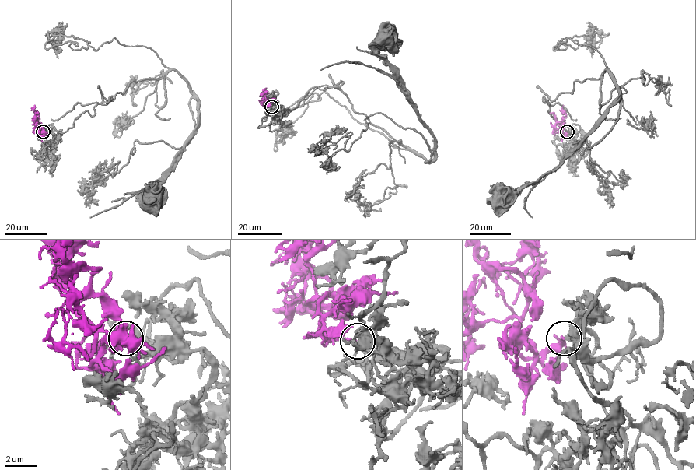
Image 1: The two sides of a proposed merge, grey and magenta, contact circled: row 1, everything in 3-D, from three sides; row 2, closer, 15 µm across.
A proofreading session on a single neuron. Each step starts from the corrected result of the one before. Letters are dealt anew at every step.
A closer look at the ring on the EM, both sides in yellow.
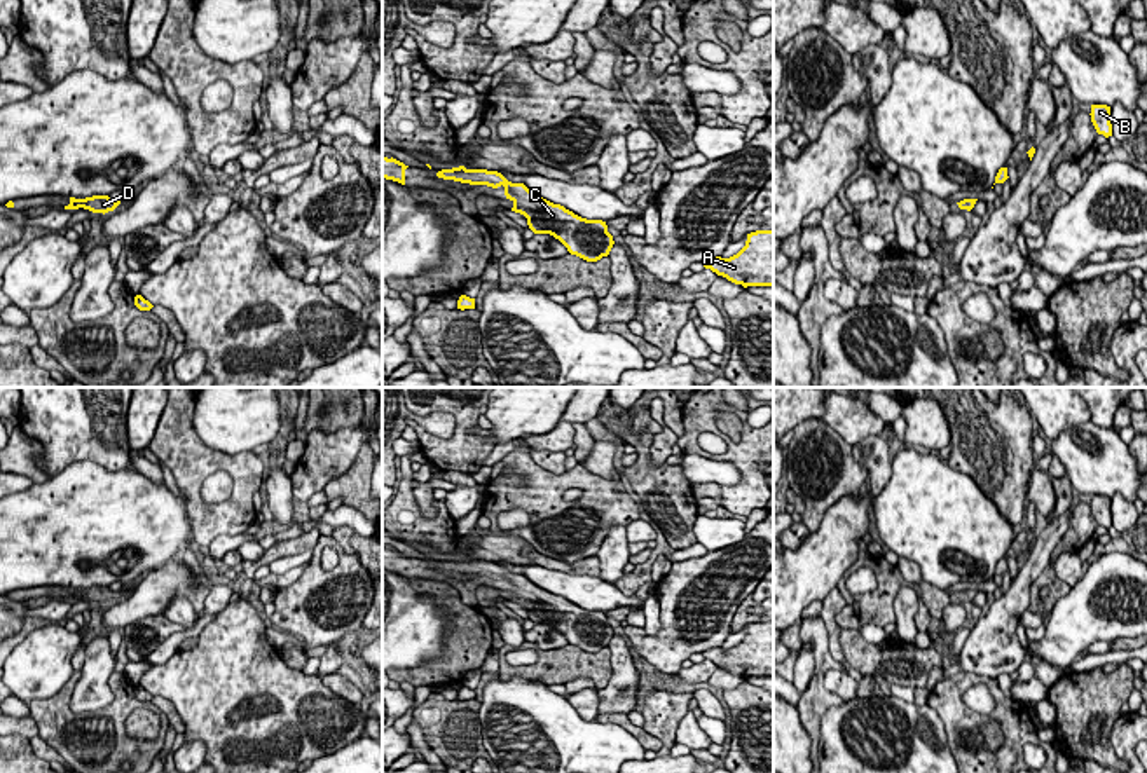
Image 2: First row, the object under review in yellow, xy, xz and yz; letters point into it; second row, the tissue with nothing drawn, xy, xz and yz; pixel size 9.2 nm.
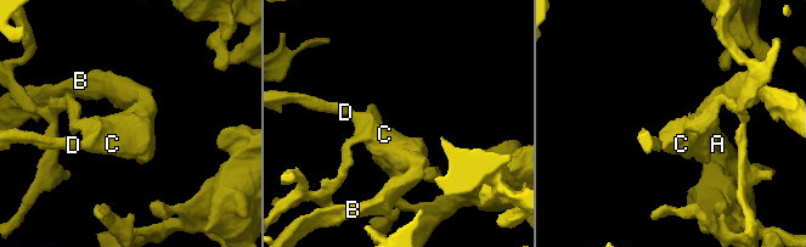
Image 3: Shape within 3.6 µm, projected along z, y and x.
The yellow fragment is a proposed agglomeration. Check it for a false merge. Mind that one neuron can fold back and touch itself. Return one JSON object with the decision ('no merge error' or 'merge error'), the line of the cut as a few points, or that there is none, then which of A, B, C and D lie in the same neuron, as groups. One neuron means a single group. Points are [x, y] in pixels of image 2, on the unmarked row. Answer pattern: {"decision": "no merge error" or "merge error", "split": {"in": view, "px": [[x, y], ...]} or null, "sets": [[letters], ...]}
{"decision": "no merge error", "split": null, "sets": [["A", "B", "C", "D"]]}

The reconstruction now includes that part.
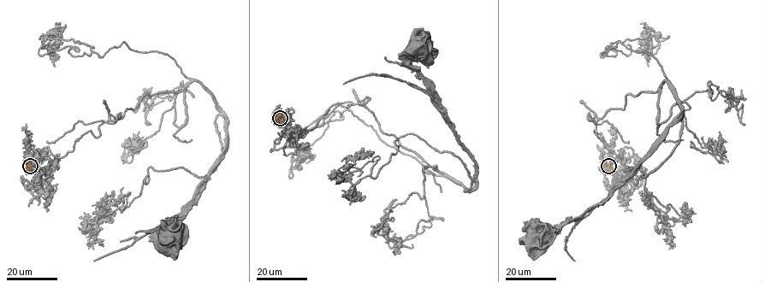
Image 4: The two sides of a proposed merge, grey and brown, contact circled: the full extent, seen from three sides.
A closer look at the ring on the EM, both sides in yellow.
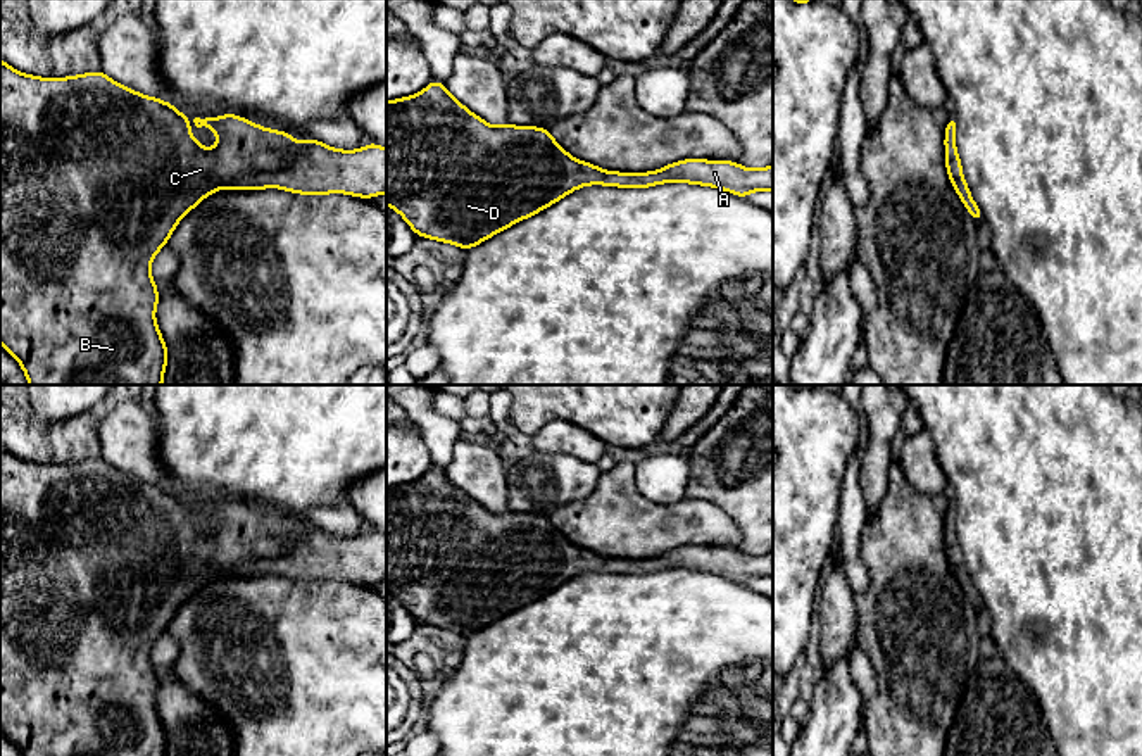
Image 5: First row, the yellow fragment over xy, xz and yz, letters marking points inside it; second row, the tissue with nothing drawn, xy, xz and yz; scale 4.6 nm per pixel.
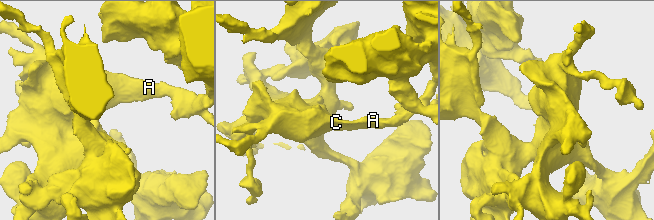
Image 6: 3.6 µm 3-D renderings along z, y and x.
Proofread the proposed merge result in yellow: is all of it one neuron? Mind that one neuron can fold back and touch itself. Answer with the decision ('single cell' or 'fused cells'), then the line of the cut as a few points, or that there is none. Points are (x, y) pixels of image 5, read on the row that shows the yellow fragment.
single cell; no cut

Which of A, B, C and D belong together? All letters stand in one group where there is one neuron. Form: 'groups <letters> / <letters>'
groups A B C D

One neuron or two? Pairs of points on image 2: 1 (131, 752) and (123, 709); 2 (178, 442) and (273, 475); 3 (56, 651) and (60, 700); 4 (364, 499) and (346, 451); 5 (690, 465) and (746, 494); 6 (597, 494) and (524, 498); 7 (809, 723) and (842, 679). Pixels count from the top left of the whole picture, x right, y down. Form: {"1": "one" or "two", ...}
{"1": "one", "2": "two", "3": "two", "4": "two", "5": "two", "6": "one", "7": "two"}

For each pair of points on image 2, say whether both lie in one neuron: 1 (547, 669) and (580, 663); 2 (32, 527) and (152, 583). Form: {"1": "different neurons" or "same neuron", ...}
{"1": "same neuron", "2": "different neurons"}

